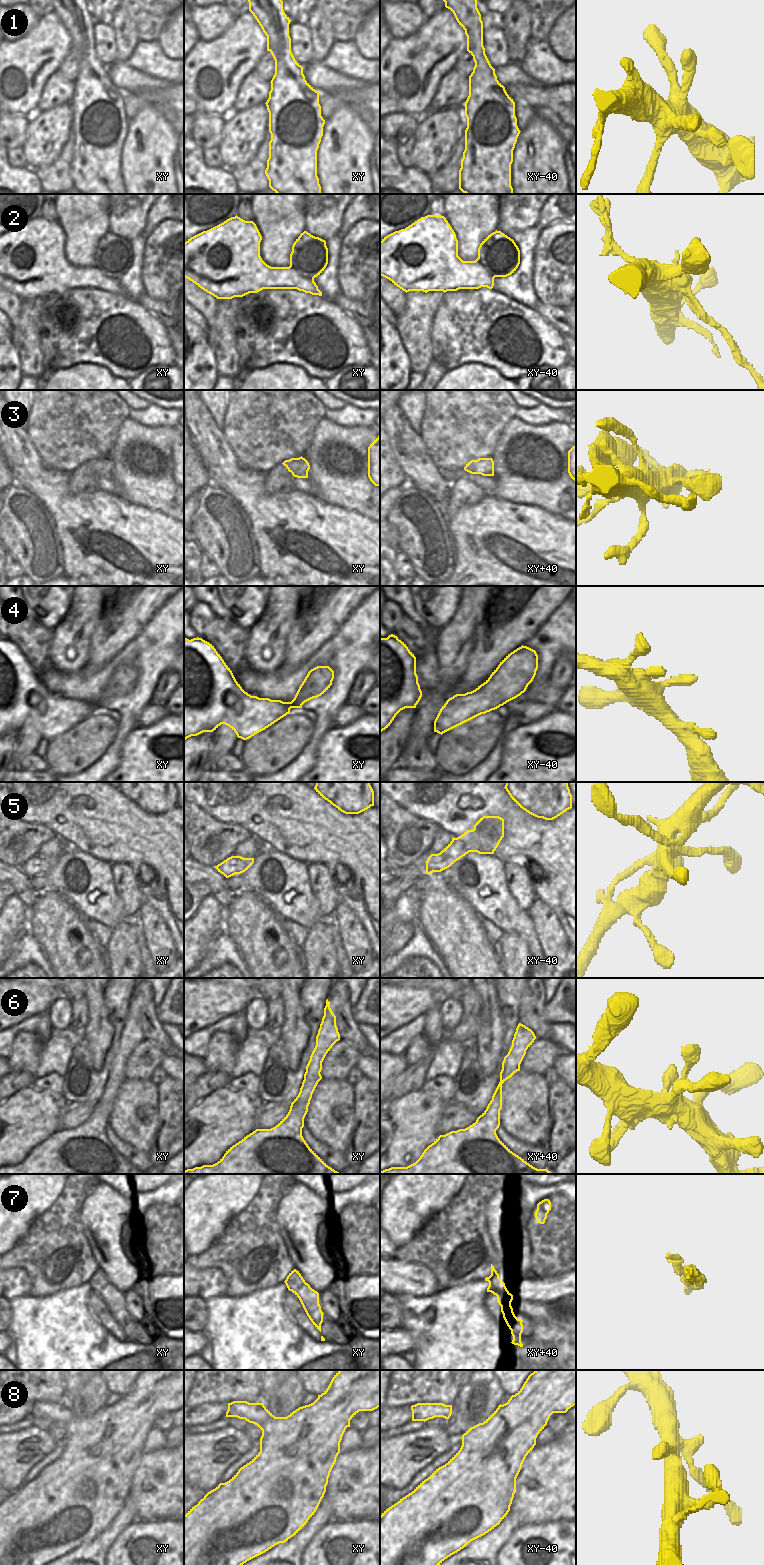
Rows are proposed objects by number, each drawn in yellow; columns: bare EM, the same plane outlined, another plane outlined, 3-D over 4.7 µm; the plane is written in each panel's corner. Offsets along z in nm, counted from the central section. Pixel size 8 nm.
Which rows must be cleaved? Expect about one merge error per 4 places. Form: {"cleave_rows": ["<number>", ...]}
{"cleave_rows": ["2"]}

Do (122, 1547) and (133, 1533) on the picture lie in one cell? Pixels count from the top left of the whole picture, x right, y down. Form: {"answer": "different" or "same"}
{"answer": "same"}

